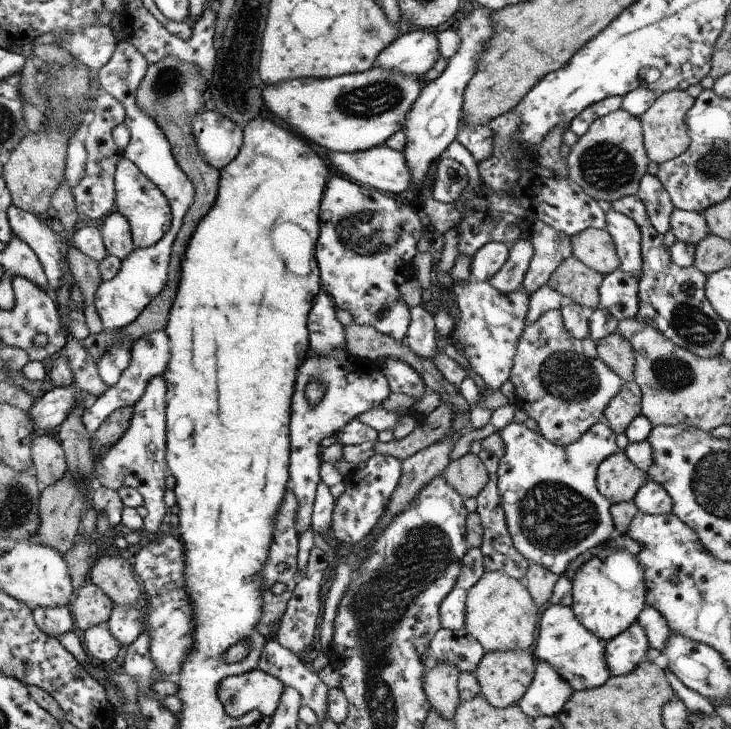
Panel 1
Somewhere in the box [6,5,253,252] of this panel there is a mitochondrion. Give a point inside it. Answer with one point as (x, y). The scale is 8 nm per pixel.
(167, 88)

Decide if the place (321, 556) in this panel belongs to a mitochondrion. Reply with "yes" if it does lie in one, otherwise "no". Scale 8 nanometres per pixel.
no

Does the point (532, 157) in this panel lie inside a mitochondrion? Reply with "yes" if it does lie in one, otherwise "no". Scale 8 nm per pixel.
no

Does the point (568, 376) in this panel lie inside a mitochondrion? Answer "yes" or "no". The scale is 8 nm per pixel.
yes

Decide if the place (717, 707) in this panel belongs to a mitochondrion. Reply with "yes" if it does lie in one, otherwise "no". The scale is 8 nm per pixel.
no

